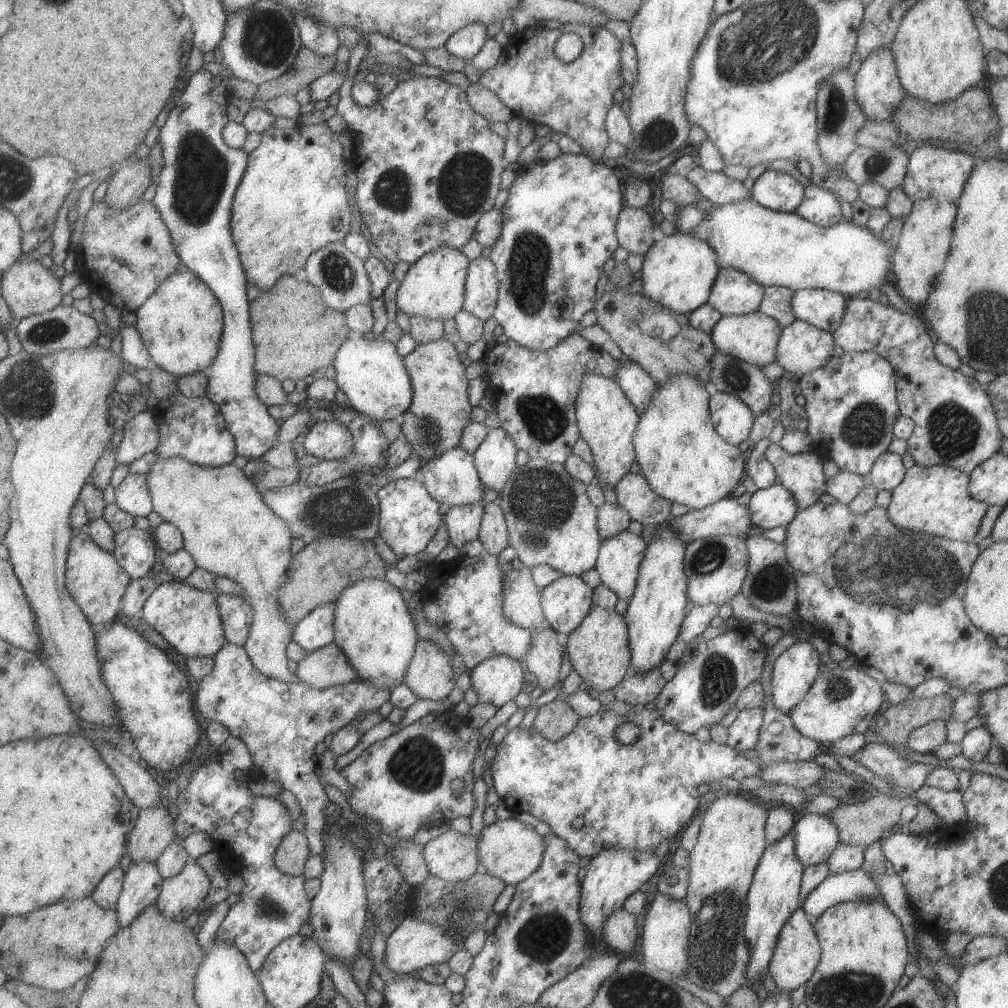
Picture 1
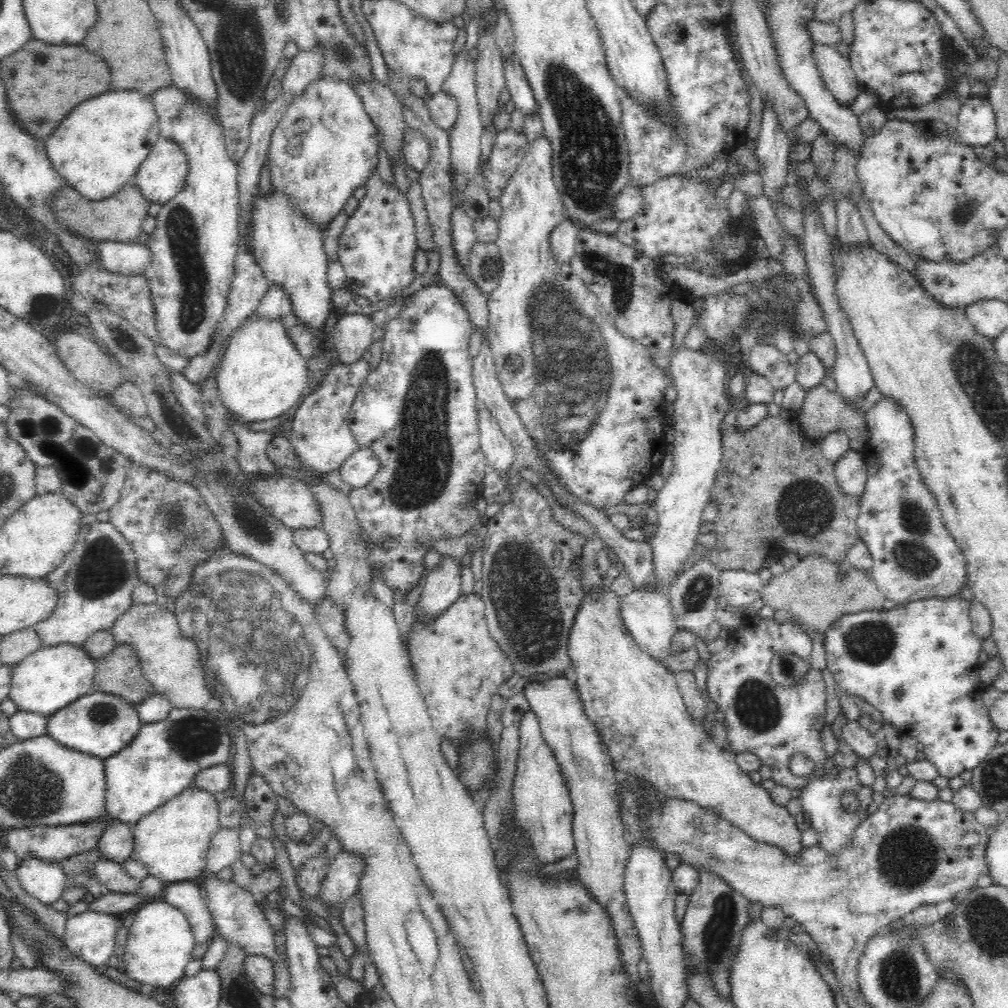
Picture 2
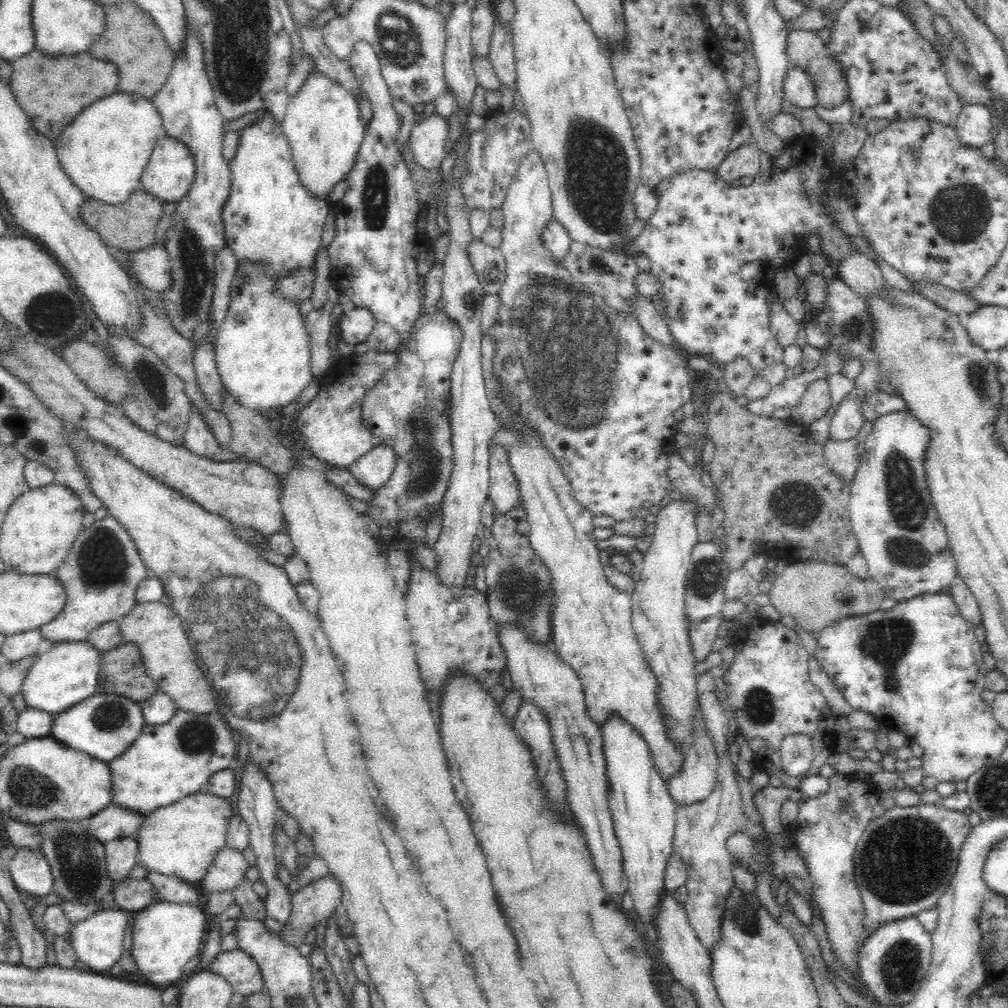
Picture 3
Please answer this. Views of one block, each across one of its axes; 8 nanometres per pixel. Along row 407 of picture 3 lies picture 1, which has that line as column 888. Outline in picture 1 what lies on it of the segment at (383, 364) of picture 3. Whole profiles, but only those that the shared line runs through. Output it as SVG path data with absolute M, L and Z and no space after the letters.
M854 297L846 306L842 324L833 332L835 344L845 352L870 351L888 360L894 367L898 387L898 404L902 415L913 420L915 424L912 436L907 440L907 451L912 455L916 465L934 466L946 465L970 474L978 464L994 456L1000 450L1004 437L998 428L996 412L992 409L992 401L984 386L974 377L967 377L960 369L944 366L936 355L925 320L918 314L909 315L895 308L894 305L884 305L870 298Z

